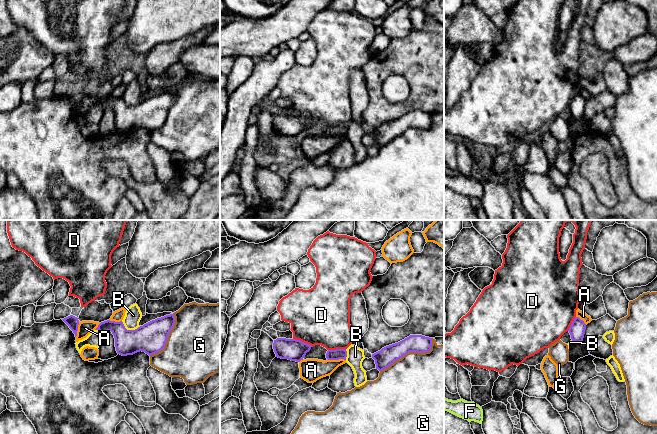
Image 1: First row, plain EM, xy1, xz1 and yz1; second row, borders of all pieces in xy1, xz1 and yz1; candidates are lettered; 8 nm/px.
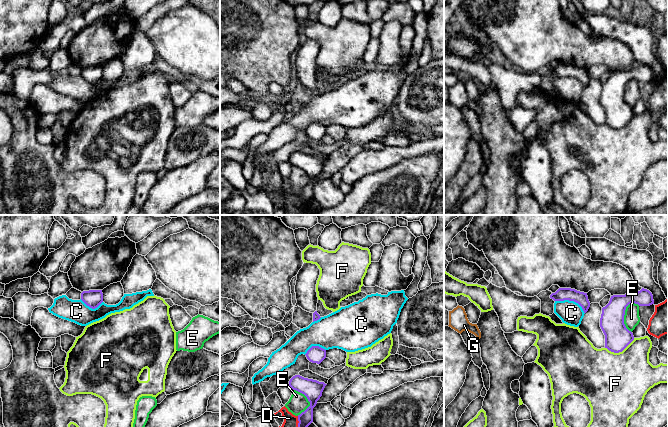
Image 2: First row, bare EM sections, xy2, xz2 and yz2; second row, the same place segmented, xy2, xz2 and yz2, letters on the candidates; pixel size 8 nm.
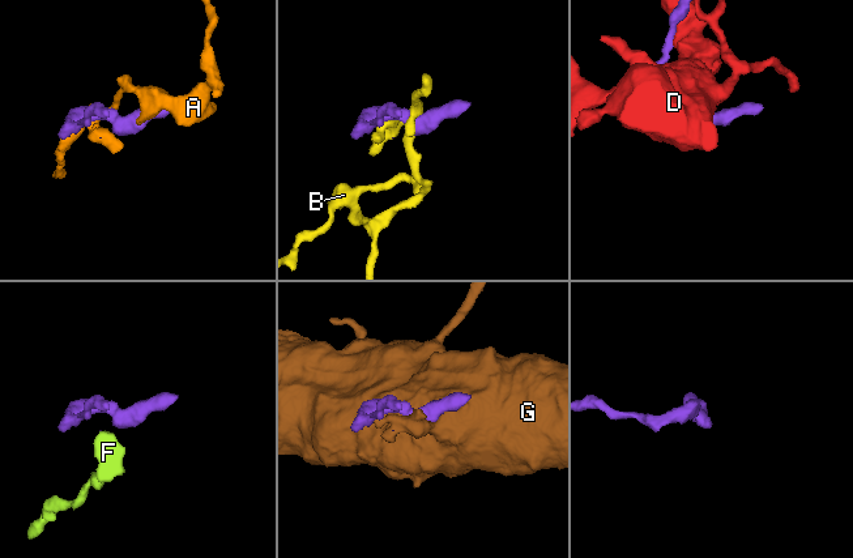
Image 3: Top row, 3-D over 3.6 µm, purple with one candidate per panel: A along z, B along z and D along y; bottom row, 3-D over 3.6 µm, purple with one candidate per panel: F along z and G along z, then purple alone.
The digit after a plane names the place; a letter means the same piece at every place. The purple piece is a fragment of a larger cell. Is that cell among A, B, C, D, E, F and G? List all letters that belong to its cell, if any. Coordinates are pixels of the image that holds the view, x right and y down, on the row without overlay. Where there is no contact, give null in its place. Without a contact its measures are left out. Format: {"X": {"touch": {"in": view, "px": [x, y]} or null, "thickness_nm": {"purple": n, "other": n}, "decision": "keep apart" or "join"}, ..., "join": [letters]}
{"A": {"touch": {"in": "xz1", "px": [336, 135]}, "thickness_nm": {"purple": 90, "other": 190}, "decision": "keep apart"}, "B": {"touch": {"in": "xy1", "px": [130, 106]}, "thickness_nm": {"purple": 240, "other": 140}, "decision": "keep apart"}, "C": {"touch": {"in": "yz2", "px": [571, 76]}, "thickness_nm": {"purple": 100, "other": 190}, "decision": "keep apart"}, "D": {"touch": {"in": "xz1", "px": [303, 118]}, "thickness_nm": {"purple": 170, "other": 460}, "decision": "keep apart"}, "E": {"touch": {"in": "yz2", "px": [623, 92]}, "thickness_nm": {"purple": 200, "other": 130}, "decision": "keep apart"}, "F": {"touch": {"in": "yz2", "px": [619, 127]}, "thickness_nm": {"purple": 200, "other": 480}, "decision": "keep apart"}, "G": {"touch": {"in": "xz1", "px": [410, 127]}, "thickness_nm": {"purple": 150, "other": 460}, "decision": "keep apart"}, "join": []}

